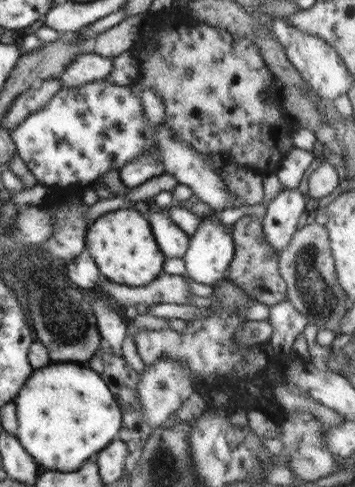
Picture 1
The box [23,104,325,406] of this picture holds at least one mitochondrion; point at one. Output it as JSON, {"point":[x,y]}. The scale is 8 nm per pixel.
{"point":[63,321]}

